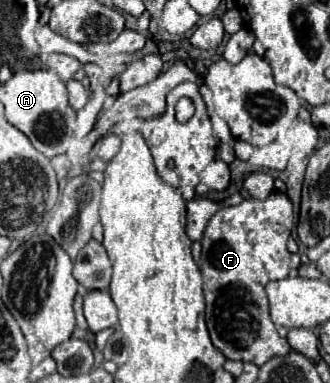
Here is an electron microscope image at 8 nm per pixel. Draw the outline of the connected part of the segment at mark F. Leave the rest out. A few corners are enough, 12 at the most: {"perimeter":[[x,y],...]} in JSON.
{"perimeter":[[283,192],[217,212],[201,274],[229,360],[291,352],[265,284],[289,274]]}

